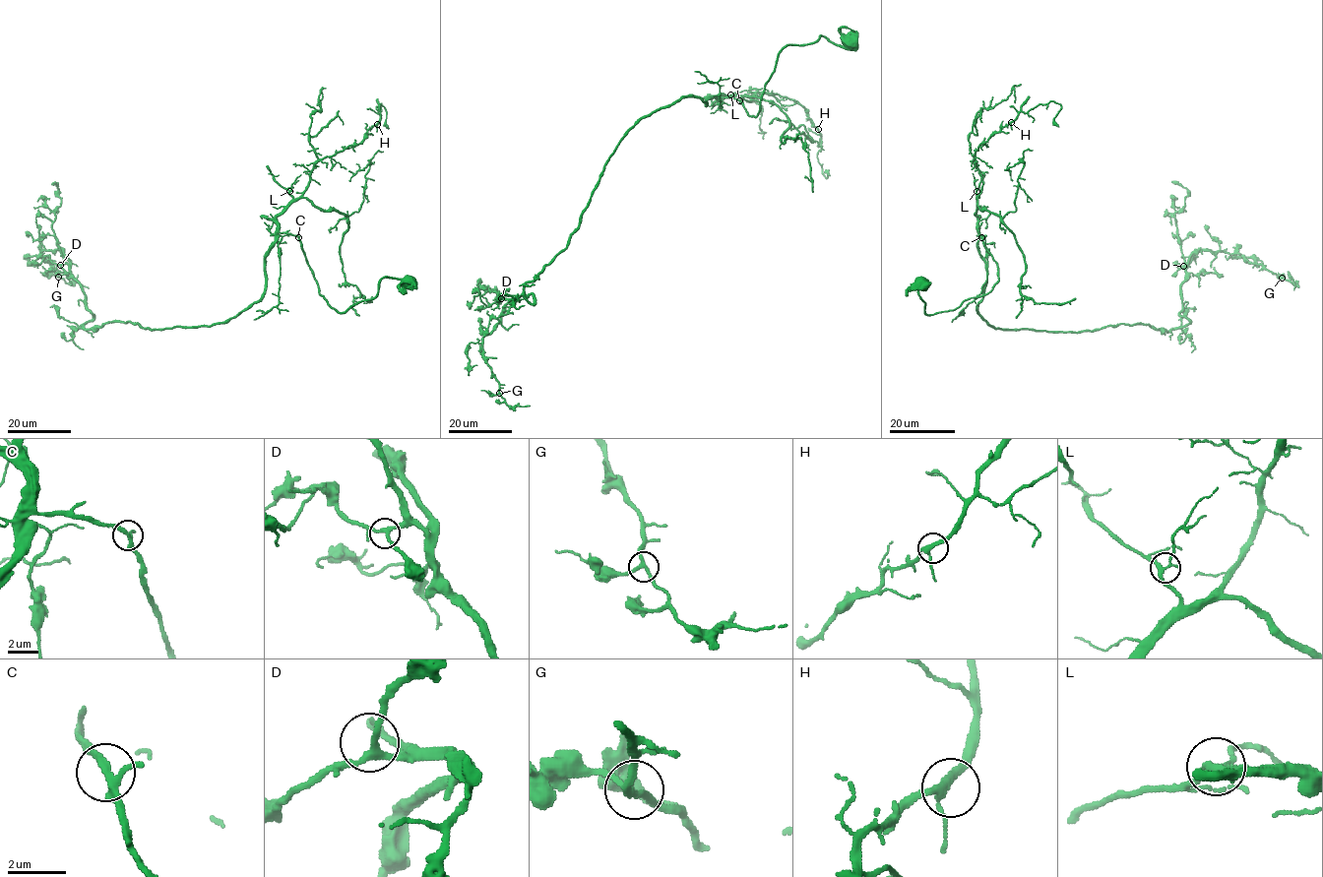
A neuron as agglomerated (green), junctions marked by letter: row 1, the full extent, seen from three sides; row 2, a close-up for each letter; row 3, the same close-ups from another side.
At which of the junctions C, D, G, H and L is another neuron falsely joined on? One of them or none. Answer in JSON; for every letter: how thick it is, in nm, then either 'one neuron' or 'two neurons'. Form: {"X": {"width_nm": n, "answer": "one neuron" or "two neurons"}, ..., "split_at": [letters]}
{"C": {"width_nm": 240, "answer": "one neuron"}, "D": {"width_nm": 200, "answer": "one neuron"}, "G": {"width_nm": 220, "answer": "one neuron"}, "H": {"width_nm": 240, "answer": "one neuron"}, "L": {"width_nm": 200, "answer": "one neuron"}, "split_at": []}

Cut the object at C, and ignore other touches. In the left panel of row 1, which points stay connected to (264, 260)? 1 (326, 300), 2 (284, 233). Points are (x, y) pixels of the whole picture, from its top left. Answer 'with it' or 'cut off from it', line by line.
1: cut off from it
2: with it

